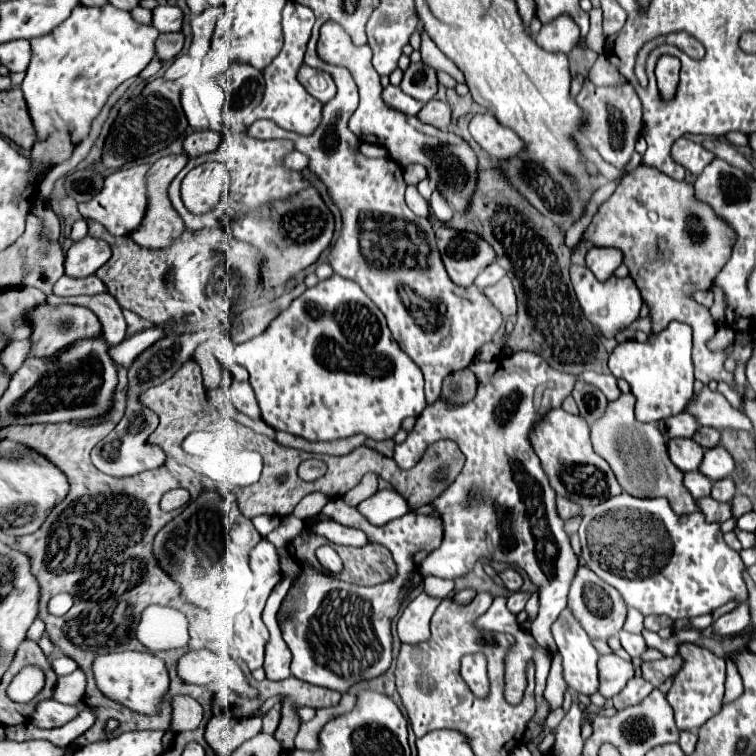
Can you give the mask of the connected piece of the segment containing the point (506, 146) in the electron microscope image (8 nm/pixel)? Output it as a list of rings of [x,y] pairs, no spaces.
[[[477,114],[469,122],[469,132],[475,142],[495,160],[511,160],[525,150],[525,142],[507,126],[501,126],[493,114]]]

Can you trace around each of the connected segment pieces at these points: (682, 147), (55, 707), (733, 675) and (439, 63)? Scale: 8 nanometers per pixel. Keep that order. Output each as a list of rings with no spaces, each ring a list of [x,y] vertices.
[[[679,138],[677,142],[673,142],[671,146],[671,158],[681,164],[685,170],[693,172],[693,174],[701,174],[703,168],[715,158],[709,150],[705,150],[699,142],[695,140],[687,140],[687,138]]]
[[[53,698],[41,700],[37,704],[37,710],[31,716],[31,724],[39,726],[39,728],[57,728],[57,726],[63,726],[69,720],[73,720],[79,712],[81,712],[81,708],[63,706],[59,702],[55,702]]]
[[[726,658],[726,679],[725,679],[725,694],[723,705],[734,701],[744,690],[741,676],[735,666],[735,663]]]
[[[427,32],[421,34],[423,38],[423,44],[421,44],[421,62],[435,68],[435,70],[445,70],[447,74],[451,74],[459,84],[465,82],[463,78],[463,72],[455,66],[455,62],[451,62],[437,46],[435,42],[431,42],[431,38],[427,38]]]

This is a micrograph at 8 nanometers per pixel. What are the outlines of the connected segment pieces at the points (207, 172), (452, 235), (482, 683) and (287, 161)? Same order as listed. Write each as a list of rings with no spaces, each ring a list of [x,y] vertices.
[[[205,162],[183,178],[181,198],[193,214],[203,214],[219,204],[225,188],[227,168],[221,162]]]
[[[439,226],[435,238],[443,266],[457,286],[471,286],[477,274],[495,258],[491,246],[473,232]]]
[[[475,652],[475,654],[467,654],[463,660],[461,660],[461,676],[463,680],[467,682],[467,686],[477,694],[477,696],[483,696],[487,692],[487,658],[485,654],[481,652]]]
[[[289,152],[287,158],[283,158],[283,166],[287,166],[289,170],[303,170],[303,168],[307,168],[307,160],[303,158],[303,154]]]

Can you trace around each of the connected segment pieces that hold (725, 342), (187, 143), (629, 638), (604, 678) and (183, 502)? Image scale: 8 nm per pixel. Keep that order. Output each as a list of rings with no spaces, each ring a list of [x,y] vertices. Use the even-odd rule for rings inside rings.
[[[727,325],[718,328],[715,336],[708,342],[711,351],[719,351],[730,345],[735,339],[735,332]]]
[[[199,130],[199,132],[189,134],[189,136],[183,140],[183,152],[185,152],[189,158],[195,158],[195,156],[213,152],[213,150],[219,146],[219,142],[221,142],[221,134],[219,134],[219,132]]]
[[[621,630],[619,640],[621,640],[621,646],[627,650],[627,654],[631,654],[631,658],[639,658],[647,650],[645,640],[639,634],[629,634],[629,632]]]
[[[607,654],[599,658],[599,694],[605,698],[613,698],[619,690],[633,678],[633,664],[621,660],[615,654]]]
[[[169,490],[169,492],[165,492],[163,498],[161,498],[161,510],[173,512],[173,510],[177,510],[177,508],[183,508],[183,506],[187,506],[189,498],[191,498],[191,496],[189,496],[187,490]]]

